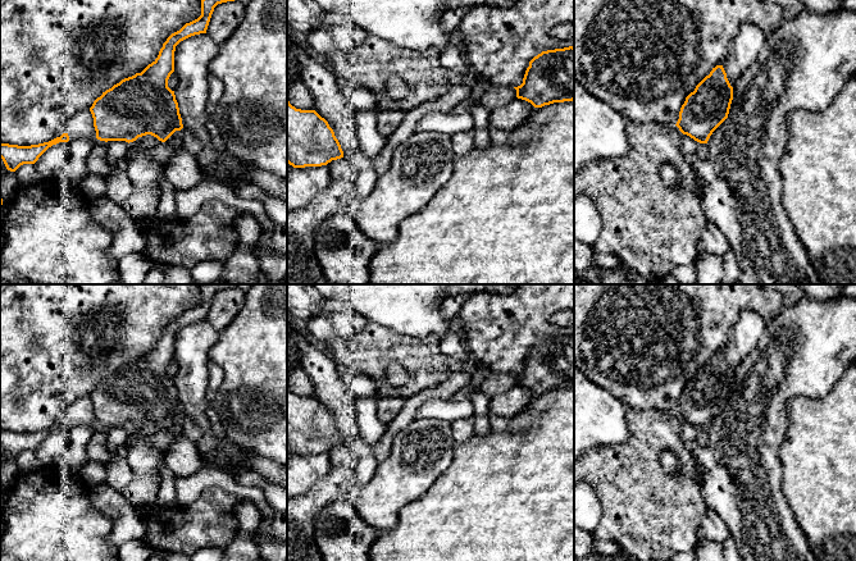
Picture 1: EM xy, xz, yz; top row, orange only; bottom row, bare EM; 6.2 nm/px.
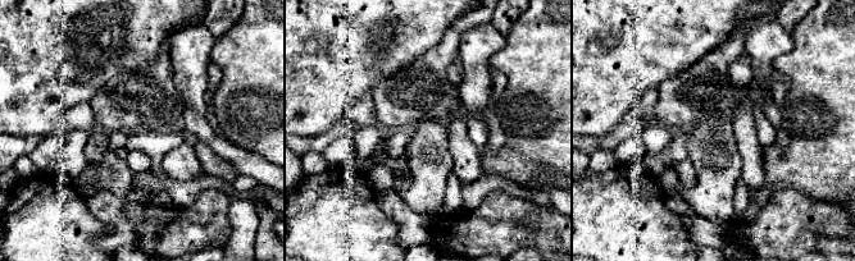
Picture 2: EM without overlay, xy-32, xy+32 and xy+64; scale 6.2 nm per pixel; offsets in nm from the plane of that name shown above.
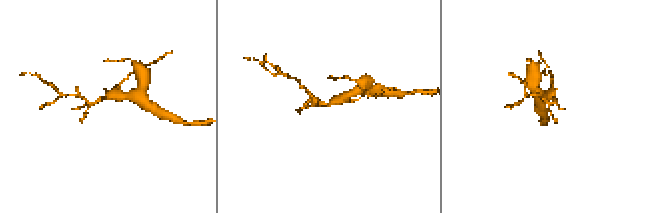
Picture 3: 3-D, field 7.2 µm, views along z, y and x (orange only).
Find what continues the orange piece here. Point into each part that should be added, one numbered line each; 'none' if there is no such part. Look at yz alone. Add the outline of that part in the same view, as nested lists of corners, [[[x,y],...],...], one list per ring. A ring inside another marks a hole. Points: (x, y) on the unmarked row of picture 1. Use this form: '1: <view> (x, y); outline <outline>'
none

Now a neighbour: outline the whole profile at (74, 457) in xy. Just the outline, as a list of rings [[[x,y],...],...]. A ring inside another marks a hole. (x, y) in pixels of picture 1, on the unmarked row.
[[[69,425],[69,442],[67,451],[59,459],[72,471],[79,473],[81,468],[88,461],[87,446],[97,425]]]

